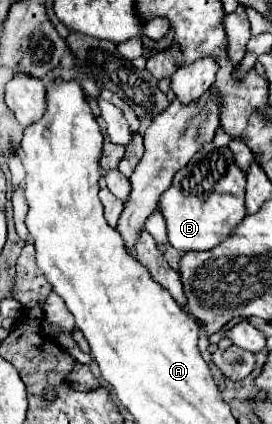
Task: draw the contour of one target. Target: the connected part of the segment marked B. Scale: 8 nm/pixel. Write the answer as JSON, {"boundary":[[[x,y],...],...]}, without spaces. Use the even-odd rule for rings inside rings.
{"boundary":[[[212,142],[202,146],[198,154],[182,168],[182,172],[176,174],[170,190],[162,194],[160,198],[160,212],[166,220],[166,232],[168,232],[168,244],[174,246],[178,252],[206,252],[228,240],[234,232],[234,228],[244,220],[246,216],[246,174],[234,166],[234,156],[230,148],[216,148]]]}

